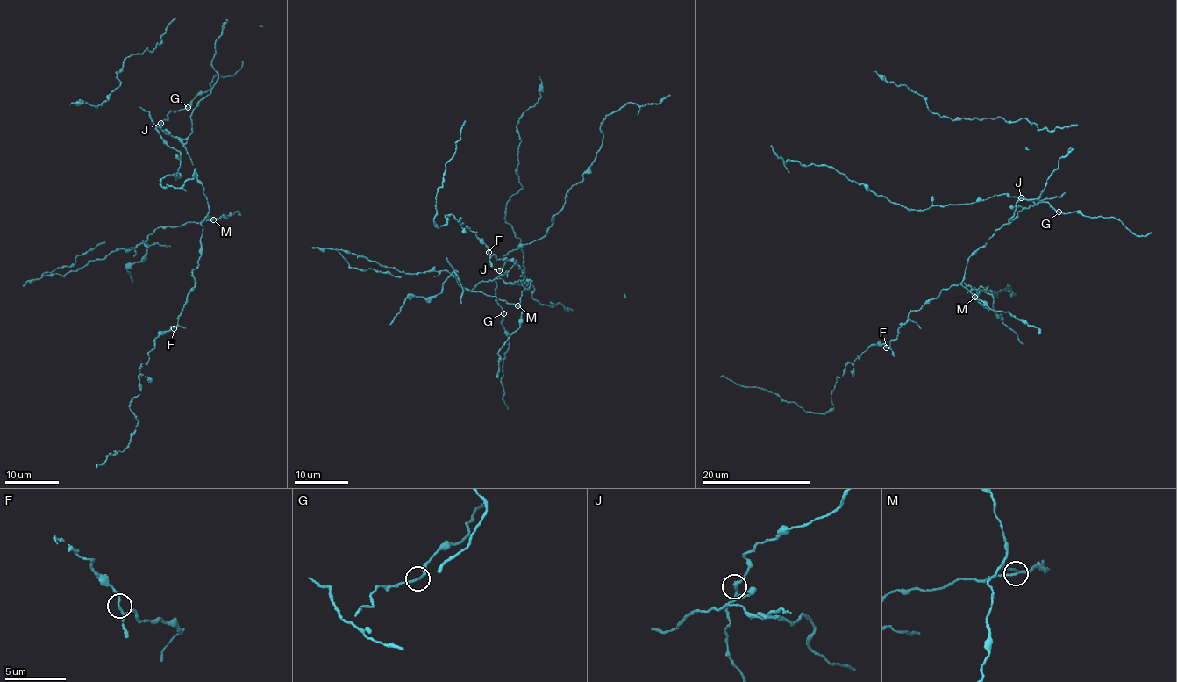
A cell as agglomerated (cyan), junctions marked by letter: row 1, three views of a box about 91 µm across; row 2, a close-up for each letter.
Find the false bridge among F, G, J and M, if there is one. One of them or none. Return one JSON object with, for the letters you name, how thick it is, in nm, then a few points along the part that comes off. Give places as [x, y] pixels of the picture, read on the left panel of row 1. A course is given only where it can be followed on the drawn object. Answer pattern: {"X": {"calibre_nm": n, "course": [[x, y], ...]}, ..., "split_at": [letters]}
{"M": {"calibre_nm": 160, "course": [[213, 219], [162, 226], [139, 246], [117, 248], [62, 276], [43, 274], [69, 267], [78, 256], [105, 242]]}, "split_at": ["M"]}

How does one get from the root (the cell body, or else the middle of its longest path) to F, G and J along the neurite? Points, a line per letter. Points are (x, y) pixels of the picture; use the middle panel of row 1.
F: (522, 281), (531, 281), (527, 289), (517, 262), (515, 264), (506, 258), (498, 260), (488, 252)
G: (522, 281), (502, 282), (496, 277), (501, 274), (499, 271), (495, 291), (503, 313)
J: (522, 281), (502, 282), (496, 277), (501, 274), (499, 270)

